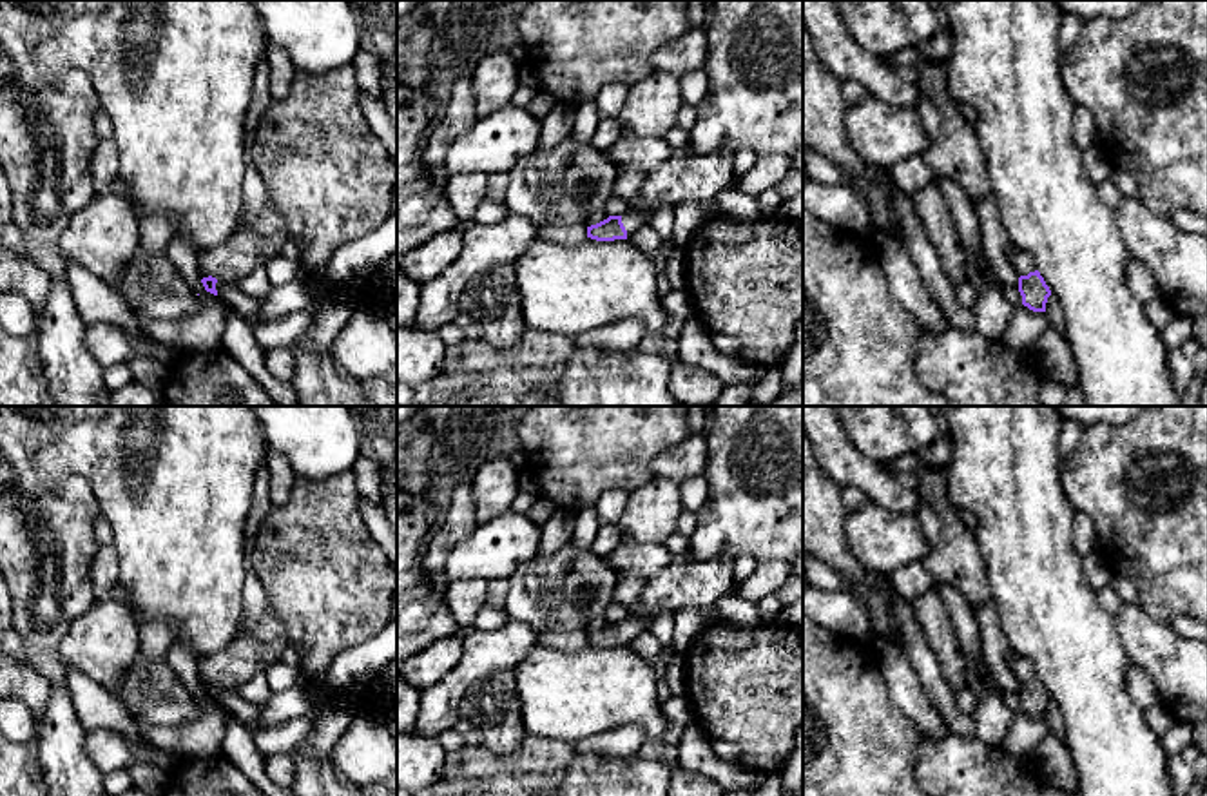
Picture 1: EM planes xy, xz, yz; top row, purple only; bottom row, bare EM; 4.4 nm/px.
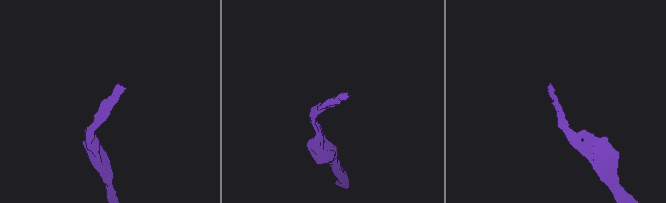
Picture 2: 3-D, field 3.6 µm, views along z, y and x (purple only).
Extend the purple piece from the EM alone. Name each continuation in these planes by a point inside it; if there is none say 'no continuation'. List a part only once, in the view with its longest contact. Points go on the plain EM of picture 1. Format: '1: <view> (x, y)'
1: xz (685, 582)

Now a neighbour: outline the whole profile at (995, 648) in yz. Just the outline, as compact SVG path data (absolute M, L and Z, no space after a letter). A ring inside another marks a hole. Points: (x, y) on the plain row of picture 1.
M991 598L975 607L975 620L979 624L982 656L993 680L1006 694L1019 693L1020 682L1013 675L1008 662L1011 647L1004 631L1000 629L997 607Z

